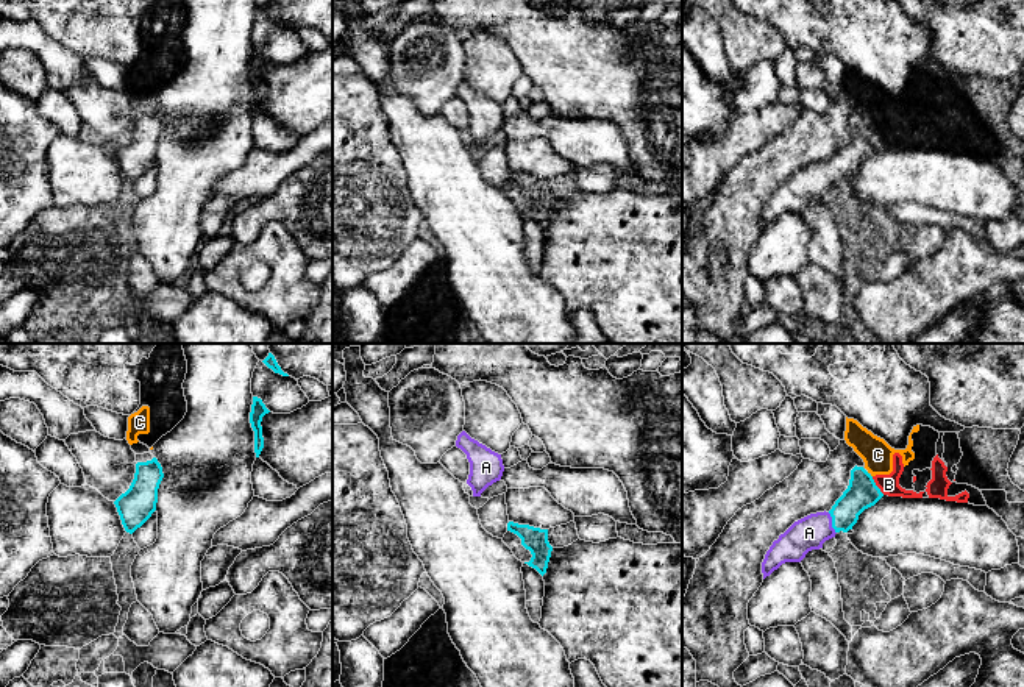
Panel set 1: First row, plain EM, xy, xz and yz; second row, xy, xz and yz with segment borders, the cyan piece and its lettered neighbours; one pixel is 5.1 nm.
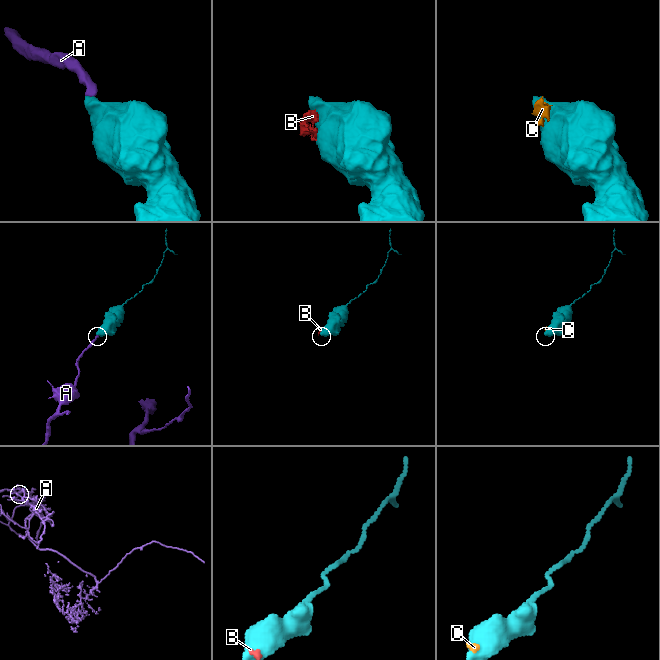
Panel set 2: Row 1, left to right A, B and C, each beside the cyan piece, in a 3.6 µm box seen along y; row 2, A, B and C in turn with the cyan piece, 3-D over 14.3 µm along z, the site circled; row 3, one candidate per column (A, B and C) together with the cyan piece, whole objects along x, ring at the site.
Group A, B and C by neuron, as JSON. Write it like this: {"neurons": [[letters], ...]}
{"neurons": [["A"], ["B", "C"]]}

